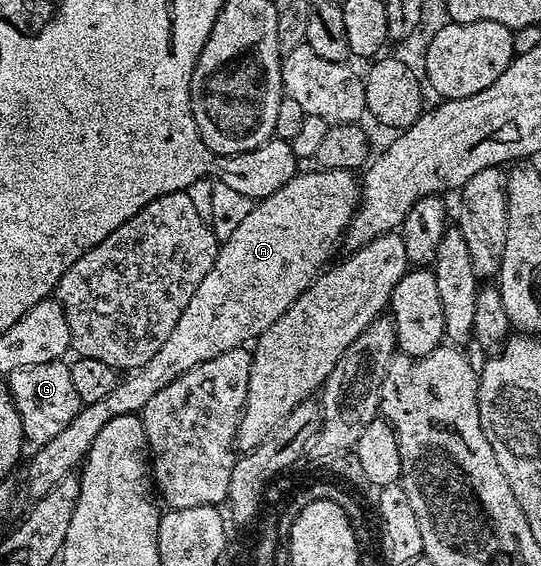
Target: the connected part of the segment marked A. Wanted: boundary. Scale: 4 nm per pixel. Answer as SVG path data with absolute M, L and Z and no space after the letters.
M331 169L329 171L313 171L314 173L299 172L280 191L261 198L248 211L248 216L228 239L218 246L216 263L212 263L212 271L204 275L204 283L196 287L196 295L188 299L188 307L184 307L184 315L172 327L172 335L164 339L164 347L144 363L144 367L127 372L104 399L91 405L83 405L78 410L76 419L56 435L56 439L48 439L48 443L37 446L33 450L34 458L26 469L26 489L31 498L37 499L48 495L60 479L71 476L85 462L86 453L92 447L96 435L100 435L104 423L108 419L116 419L116 415L141 414L142 409L160 391L160 387L168 387L172 379L184 375L184 371L192 371L200 363L208 363L208 359L216 359L216 355L224 355L224 351L241 349L254 343L292 303L302 294L319 273L327 268L334 248L343 240L346 228L353 220L360 206L360 181L349 169Z

